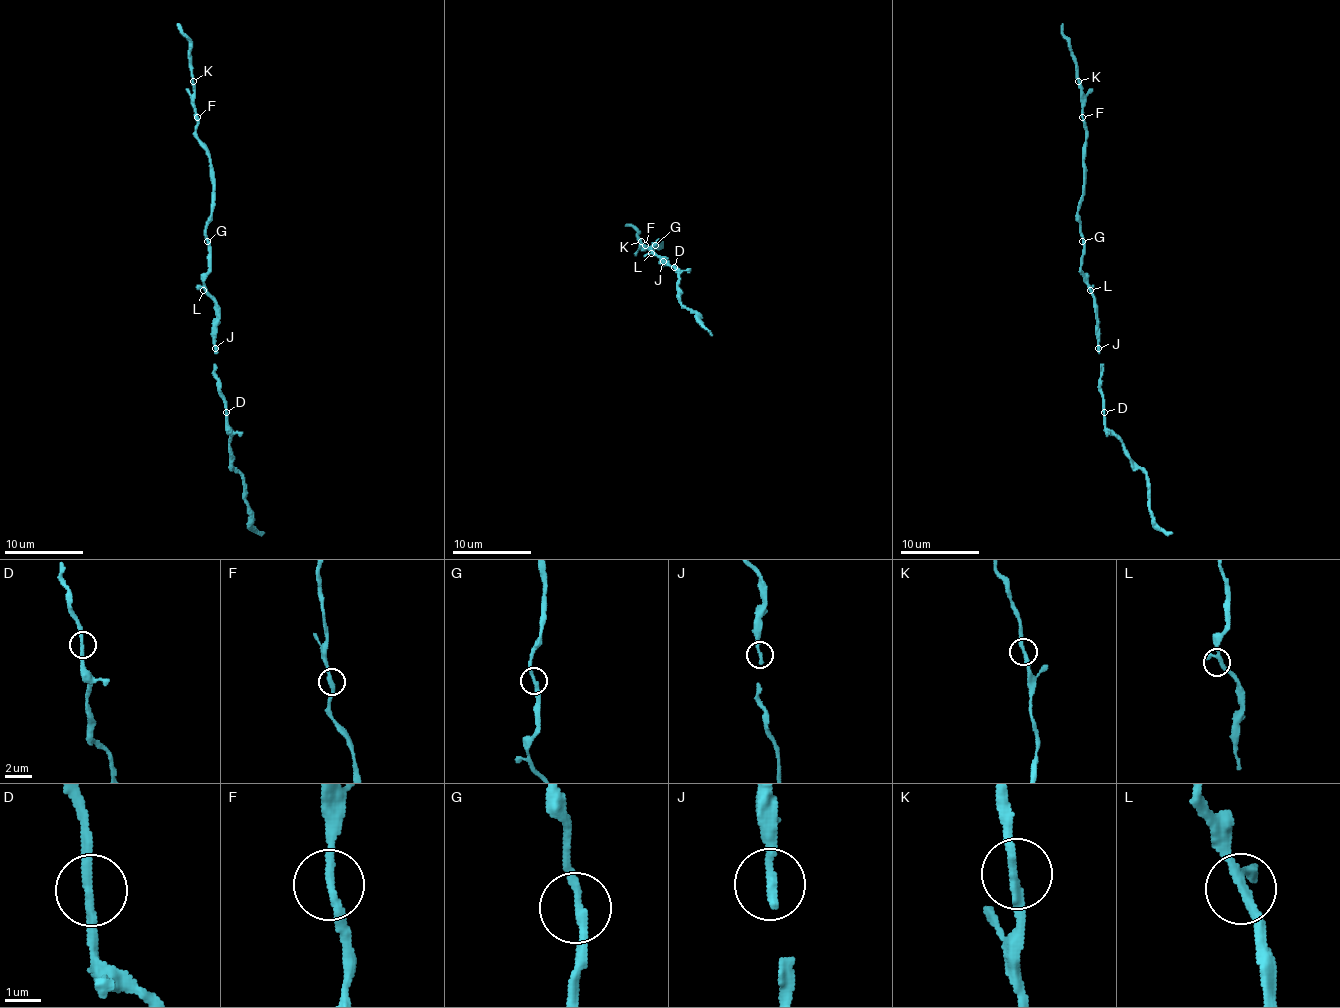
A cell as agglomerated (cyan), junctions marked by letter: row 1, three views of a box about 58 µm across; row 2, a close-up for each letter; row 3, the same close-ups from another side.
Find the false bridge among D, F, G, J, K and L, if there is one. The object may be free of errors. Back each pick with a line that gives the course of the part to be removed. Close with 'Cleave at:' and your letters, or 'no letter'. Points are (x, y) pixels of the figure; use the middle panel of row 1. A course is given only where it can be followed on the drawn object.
Cleave at: no letter

